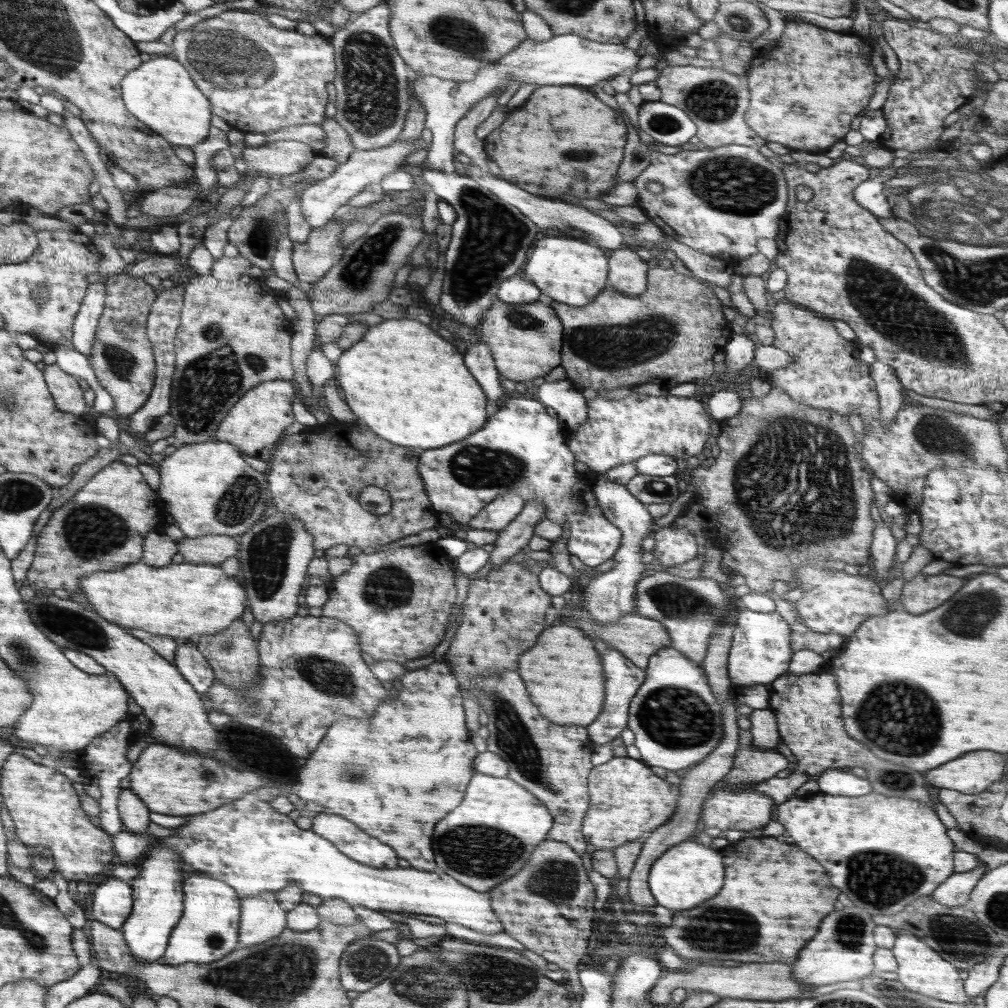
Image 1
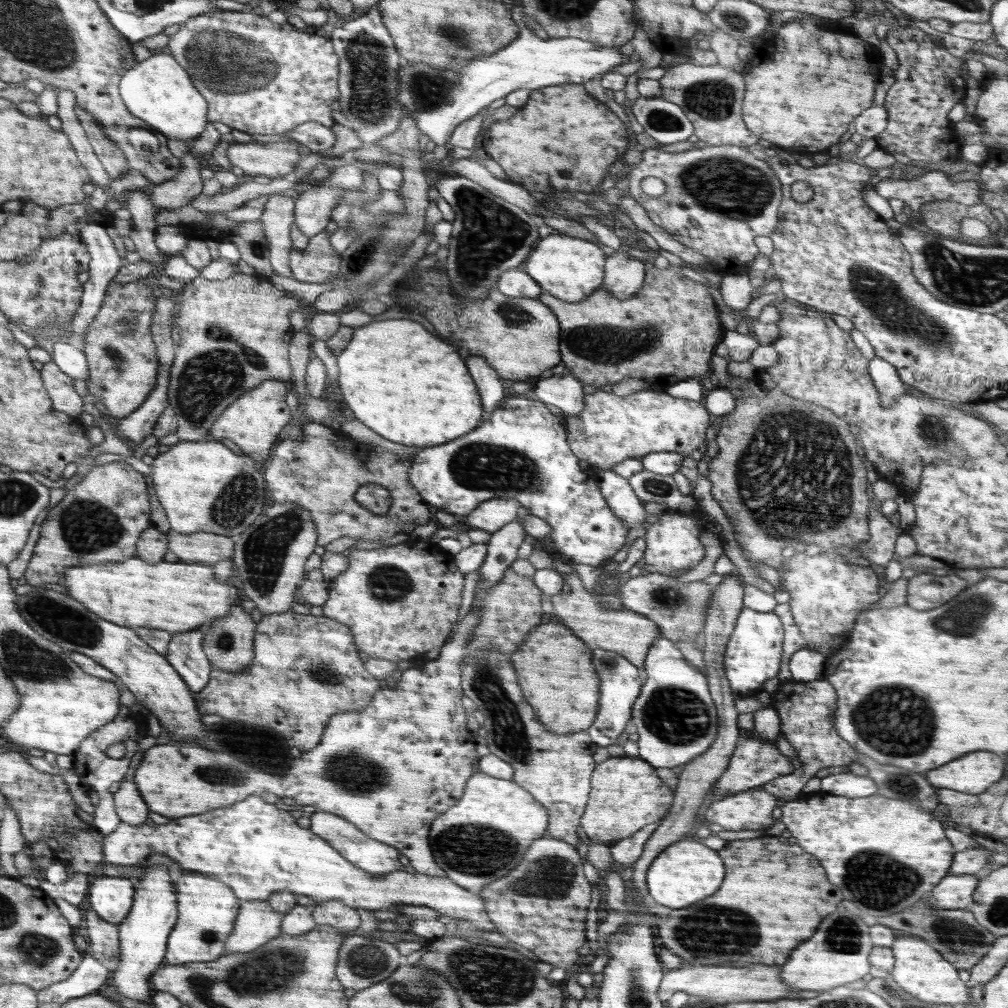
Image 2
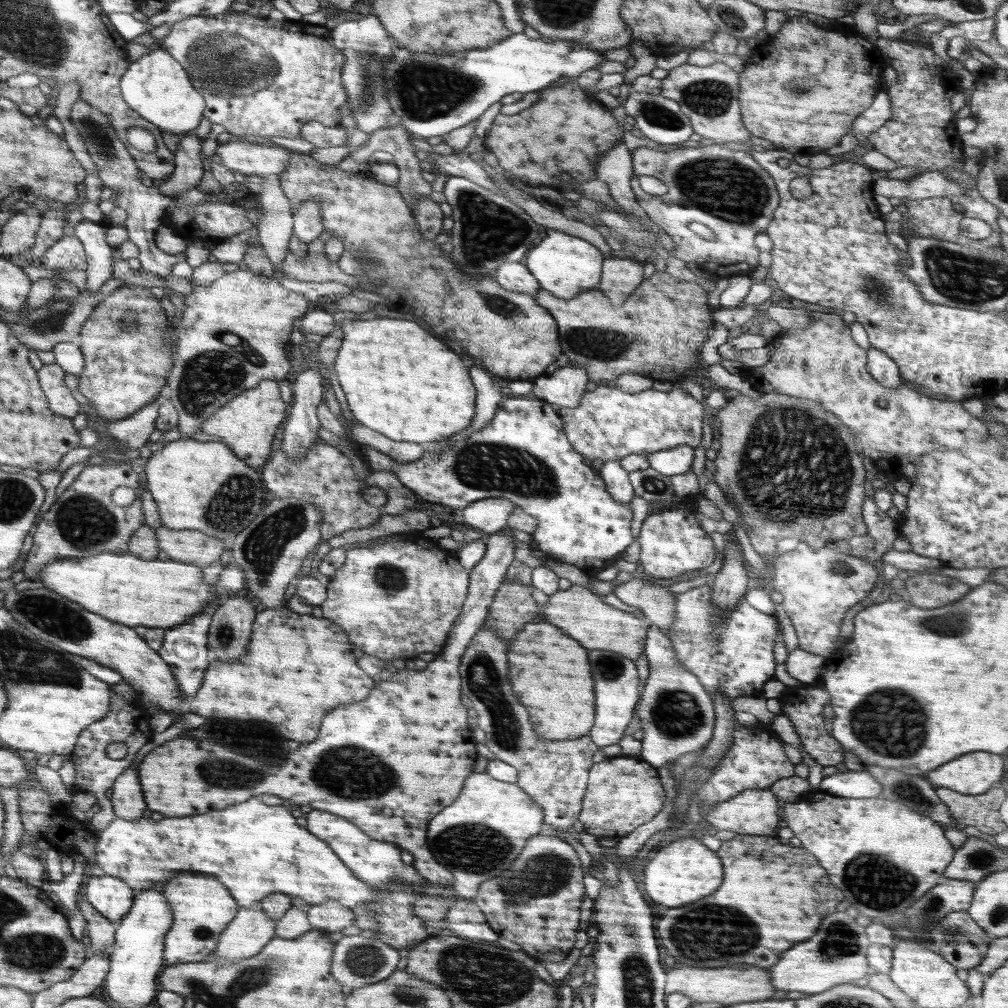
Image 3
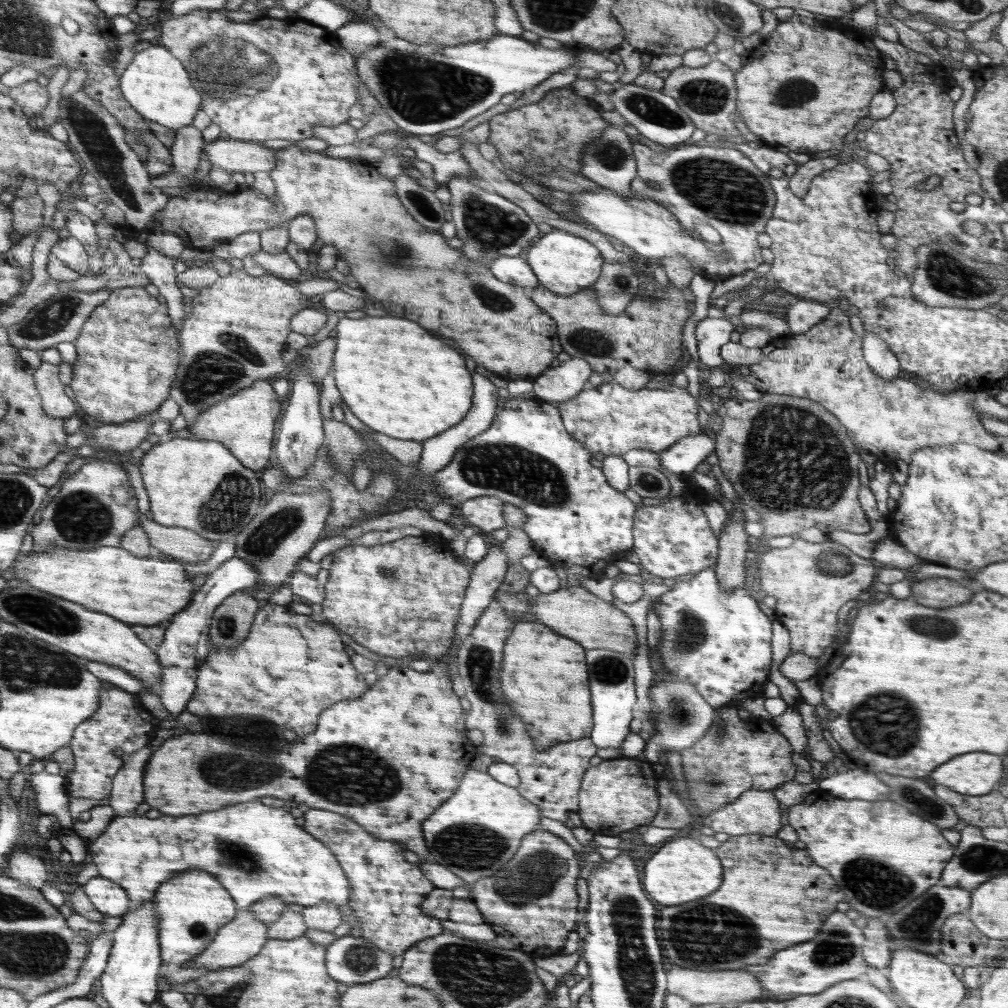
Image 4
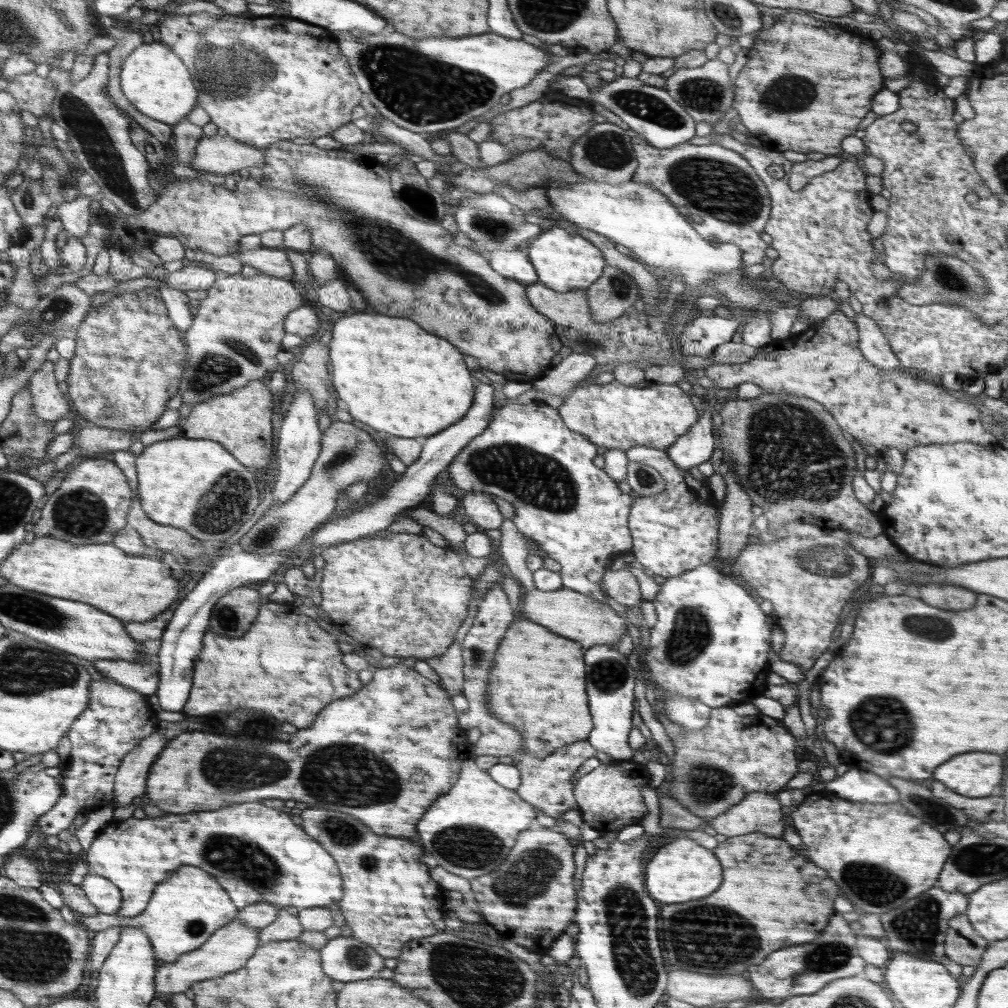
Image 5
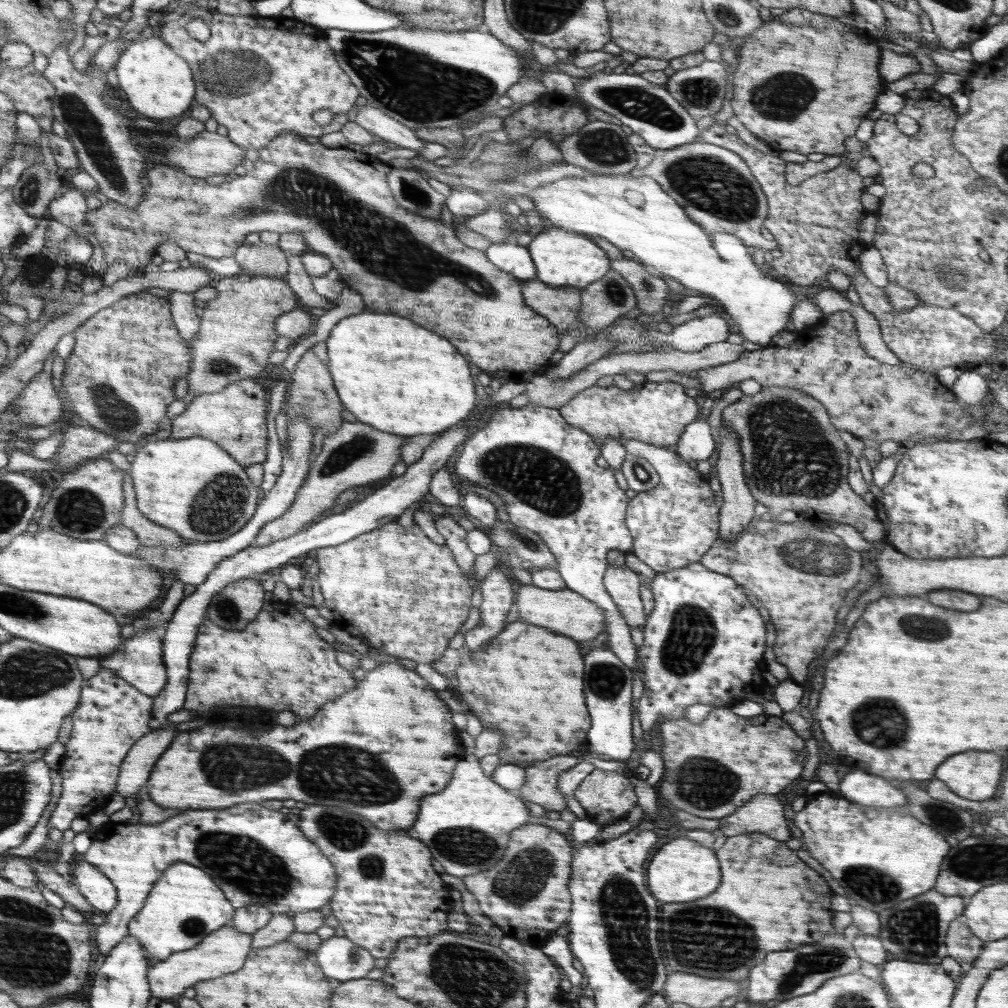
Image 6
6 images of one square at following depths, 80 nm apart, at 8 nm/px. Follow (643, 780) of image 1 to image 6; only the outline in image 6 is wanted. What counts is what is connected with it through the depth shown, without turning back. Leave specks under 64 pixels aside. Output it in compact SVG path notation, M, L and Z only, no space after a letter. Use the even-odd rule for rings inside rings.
M594 769L580 783L574 795L586 810L586 818L602 829L625 820L637 804L632 780L616 771Z

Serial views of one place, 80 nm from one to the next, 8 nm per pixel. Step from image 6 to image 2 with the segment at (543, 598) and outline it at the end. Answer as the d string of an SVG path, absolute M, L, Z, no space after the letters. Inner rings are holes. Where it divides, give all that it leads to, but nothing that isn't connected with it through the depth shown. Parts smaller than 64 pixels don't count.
M576 572L567 577L572 590L569 594L563 592L551 595L553 614L560 618L560 623L567 626L587 646L596 646L607 651L618 653L639 669L645 668L645 658L655 638L661 636L658 625L646 616L626 609L602 608L599 606L599 596L583 587Z

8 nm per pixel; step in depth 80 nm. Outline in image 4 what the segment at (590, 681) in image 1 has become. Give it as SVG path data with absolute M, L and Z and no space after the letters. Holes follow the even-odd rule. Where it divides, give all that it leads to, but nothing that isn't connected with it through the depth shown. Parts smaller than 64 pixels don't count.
M530 618L515 622L505 644L500 674L502 692L510 708L520 714L526 724L534 746L541 751L561 742L589 737L593 727L593 708L584 648Z

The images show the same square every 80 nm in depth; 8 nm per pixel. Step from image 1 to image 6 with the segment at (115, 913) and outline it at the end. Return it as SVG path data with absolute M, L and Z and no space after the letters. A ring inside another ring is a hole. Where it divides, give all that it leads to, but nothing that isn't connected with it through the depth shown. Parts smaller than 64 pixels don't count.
M79 857L76 869L71 870L73 883L80 889L86 900L98 910L108 913L117 905L117 887L113 881L92 863Z

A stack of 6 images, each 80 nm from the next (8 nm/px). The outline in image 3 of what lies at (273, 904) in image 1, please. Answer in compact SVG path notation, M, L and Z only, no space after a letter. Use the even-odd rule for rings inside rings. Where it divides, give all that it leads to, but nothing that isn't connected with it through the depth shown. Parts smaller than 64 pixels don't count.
M260 904L240 907L240 912L222 931L217 950L210 954L209 960L238 960L260 953L275 937L276 921L272 919Z

